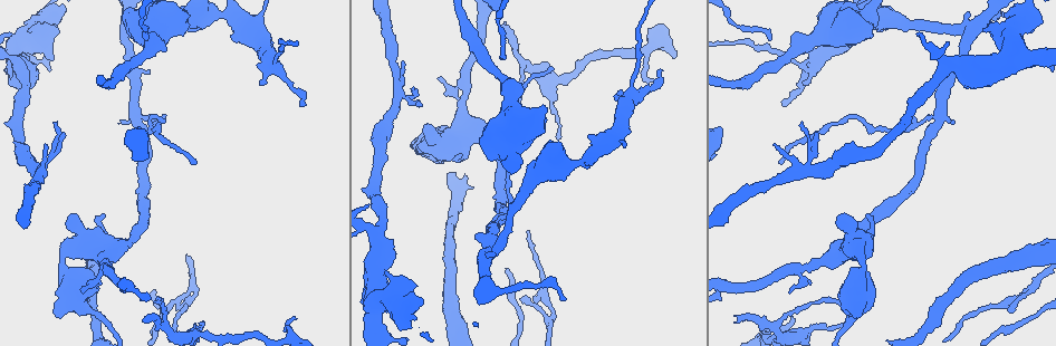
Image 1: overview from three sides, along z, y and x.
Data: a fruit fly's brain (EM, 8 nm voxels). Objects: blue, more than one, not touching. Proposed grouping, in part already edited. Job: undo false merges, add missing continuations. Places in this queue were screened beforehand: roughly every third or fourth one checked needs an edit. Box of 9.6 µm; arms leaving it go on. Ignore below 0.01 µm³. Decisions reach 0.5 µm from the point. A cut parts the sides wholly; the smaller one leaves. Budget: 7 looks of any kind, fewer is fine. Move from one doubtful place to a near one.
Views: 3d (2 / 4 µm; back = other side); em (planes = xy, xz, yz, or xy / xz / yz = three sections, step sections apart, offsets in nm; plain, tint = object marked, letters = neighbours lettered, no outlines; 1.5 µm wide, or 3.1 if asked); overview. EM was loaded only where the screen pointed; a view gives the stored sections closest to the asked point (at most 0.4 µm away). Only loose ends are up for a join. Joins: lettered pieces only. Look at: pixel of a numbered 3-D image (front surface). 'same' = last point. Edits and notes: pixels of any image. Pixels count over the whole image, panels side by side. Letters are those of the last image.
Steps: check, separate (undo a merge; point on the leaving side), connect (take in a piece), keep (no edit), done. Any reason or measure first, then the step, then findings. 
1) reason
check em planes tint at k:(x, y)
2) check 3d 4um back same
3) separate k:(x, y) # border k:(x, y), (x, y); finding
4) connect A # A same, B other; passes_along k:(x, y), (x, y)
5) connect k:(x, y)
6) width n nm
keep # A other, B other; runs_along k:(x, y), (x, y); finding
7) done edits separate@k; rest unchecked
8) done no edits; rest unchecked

long arm stops here
check em xy step 8 tint at 1:(565, 300)

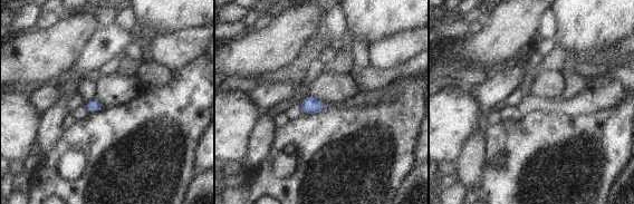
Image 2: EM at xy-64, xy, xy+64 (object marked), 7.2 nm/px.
check em planes letters same

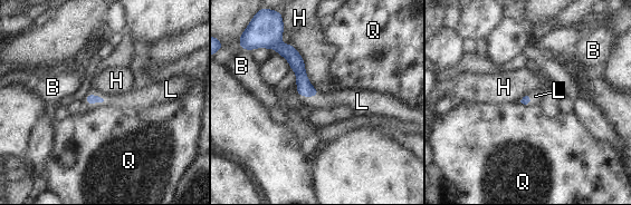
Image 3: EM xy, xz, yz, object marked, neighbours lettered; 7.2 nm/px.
longest_contact H 420 nm
connect 3:(126, 99) # B other, H other, L same, Q other; the neuron continues

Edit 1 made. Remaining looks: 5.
check overview

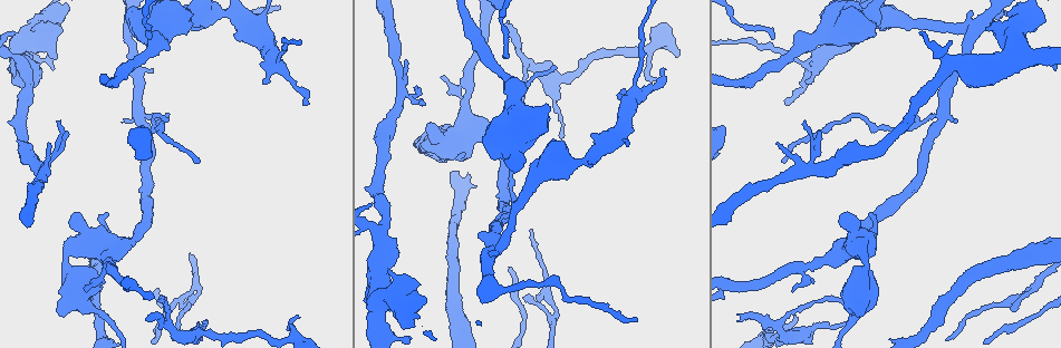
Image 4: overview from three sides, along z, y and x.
an open end
check em xz step 8 tint at 4:(524, 300)

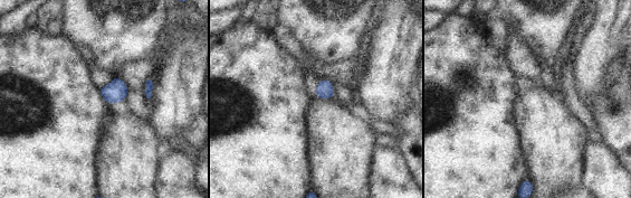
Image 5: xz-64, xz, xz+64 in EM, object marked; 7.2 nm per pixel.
check em planes letters same

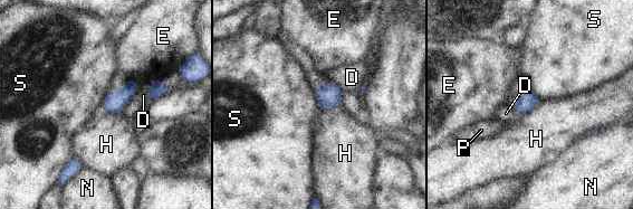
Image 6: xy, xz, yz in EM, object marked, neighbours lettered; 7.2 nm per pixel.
longest_contact H 190 nm
keep # D other, E other, H other, N other, P other, S other; border 6:(529, 87), (542, 101); none of them fits

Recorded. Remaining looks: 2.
free end
check em planes tint at 4:(296, 316)

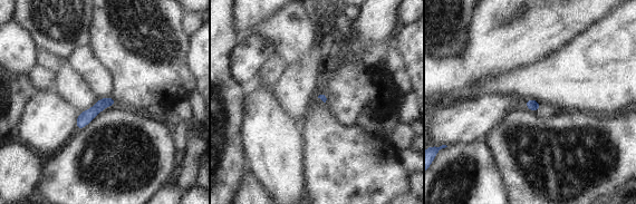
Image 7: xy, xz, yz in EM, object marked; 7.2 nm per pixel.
see the neighbours
check em planes letters same

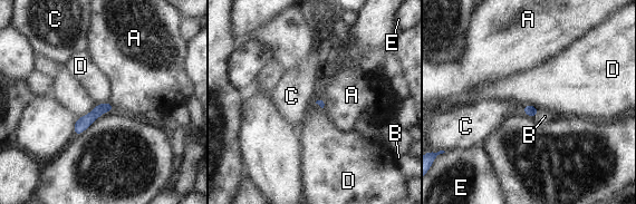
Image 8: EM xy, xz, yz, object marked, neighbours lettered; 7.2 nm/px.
longest_contact C 180 nm
connect 8:(545, 116) # A other, B same, C other, D other, E other; passes_along 8:(528, 109), (536, 114), (545, 116); the neuron continues

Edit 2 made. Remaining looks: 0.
done edits connect@3, connect@8; rest unchecked

